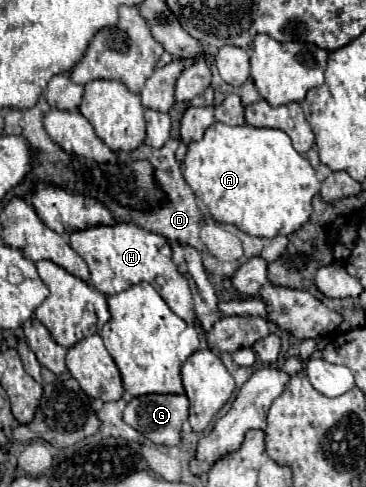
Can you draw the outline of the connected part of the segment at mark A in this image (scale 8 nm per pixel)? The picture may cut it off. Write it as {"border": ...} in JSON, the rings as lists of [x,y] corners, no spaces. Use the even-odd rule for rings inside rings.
{"border":[[[214,123],[206,129],[200,141],[188,145],[184,157],[184,179],[192,191],[204,201],[210,215],[218,223],[232,223],[252,237],[274,239],[276,235],[290,235],[300,229],[312,213],[312,197],[320,191],[320,181],[308,159],[290,143],[290,137],[278,129],[258,129],[252,125],[230,127],[226,123]]]}

